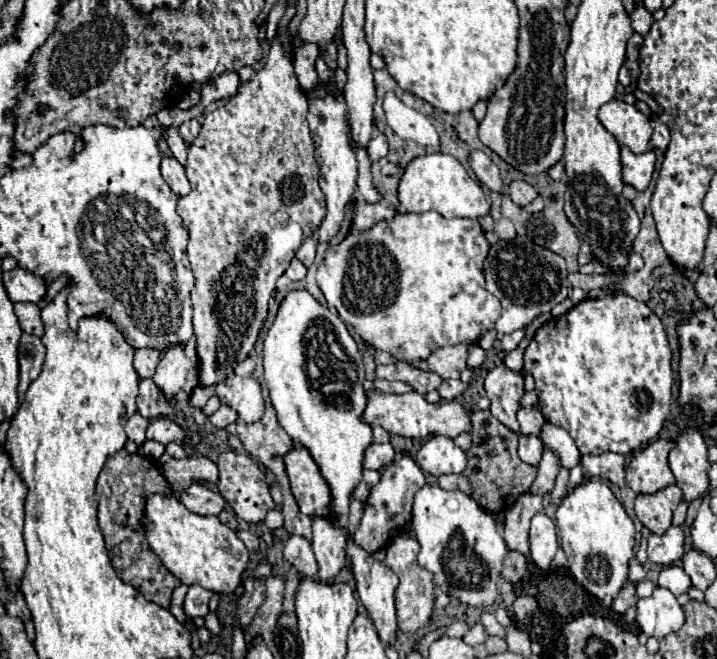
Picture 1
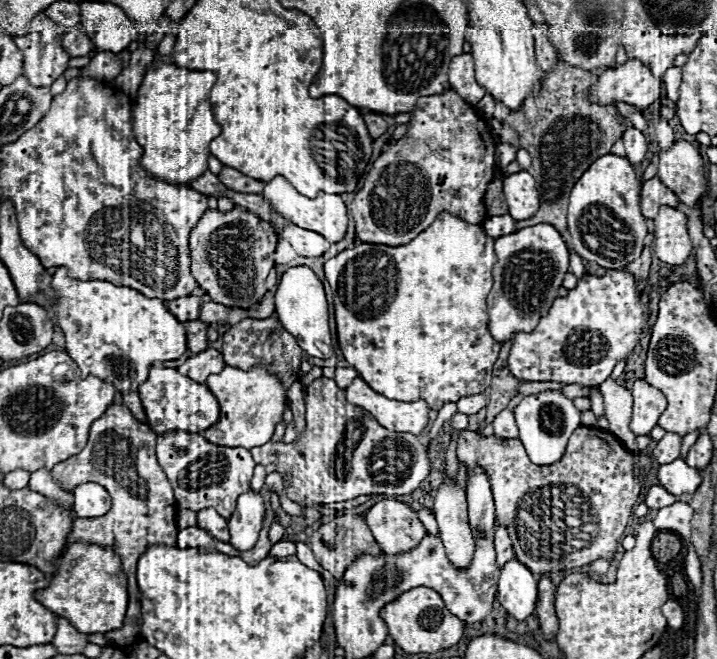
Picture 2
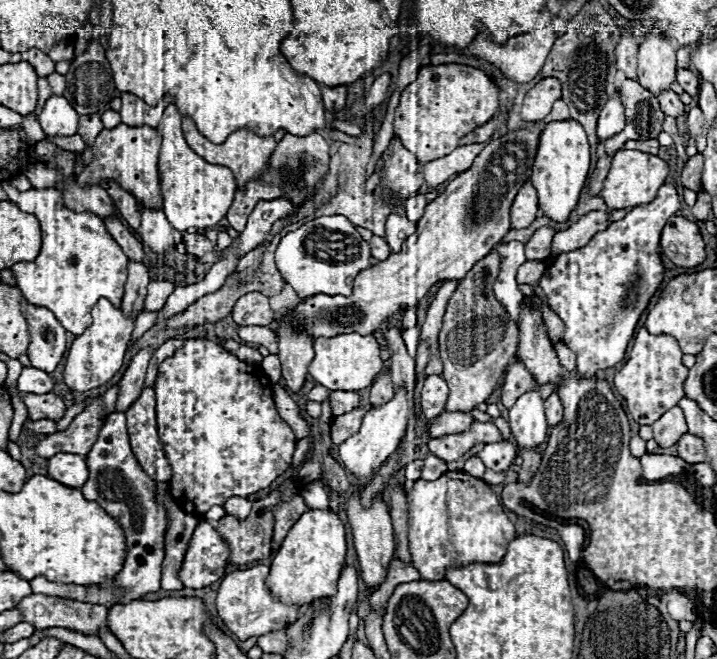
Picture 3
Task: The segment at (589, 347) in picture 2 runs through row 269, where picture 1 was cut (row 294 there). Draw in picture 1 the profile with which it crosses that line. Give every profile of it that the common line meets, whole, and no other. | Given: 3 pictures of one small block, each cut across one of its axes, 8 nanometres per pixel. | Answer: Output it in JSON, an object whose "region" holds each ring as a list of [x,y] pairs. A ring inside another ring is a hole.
{"region":[[[620,294],[598,300],[582,300],[564,316],[552,318],[538,328],[524,352],[524,368],[532,372],[536,390],[540,390],[544,418],[564,428],[576,442],[580,454],[626,454],[638,450],[662,430],[670,410],[670,388],[674,380],[670,358],[672,350],[660,318],[646,302]]]}

